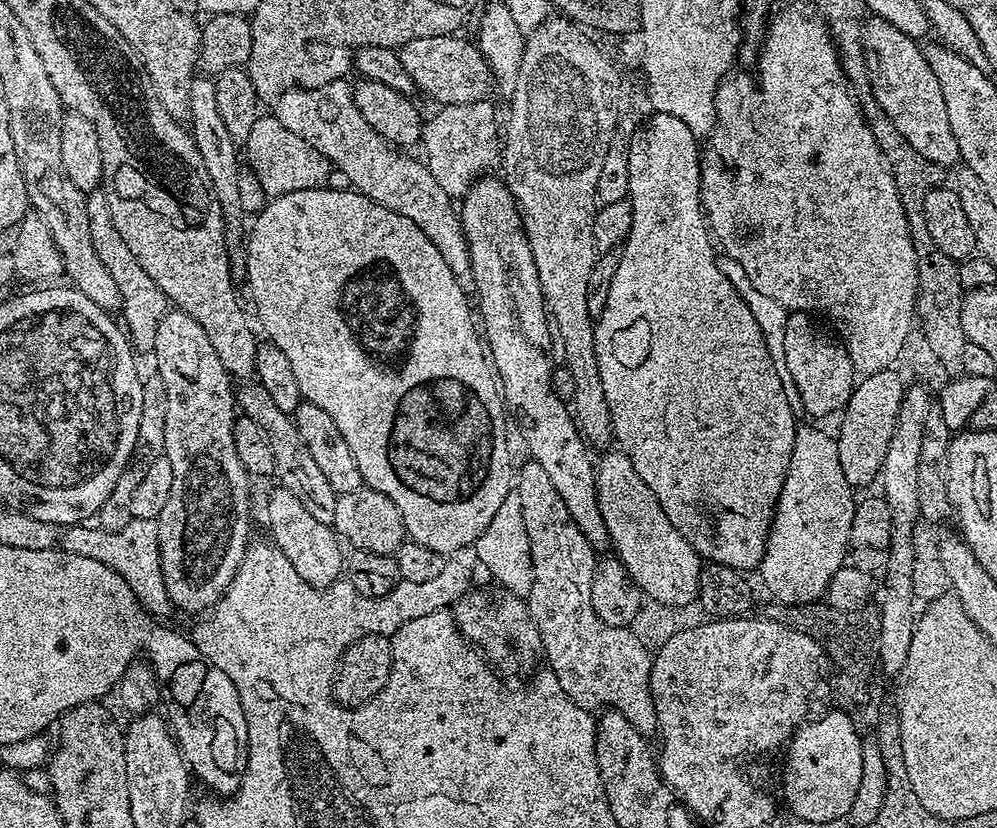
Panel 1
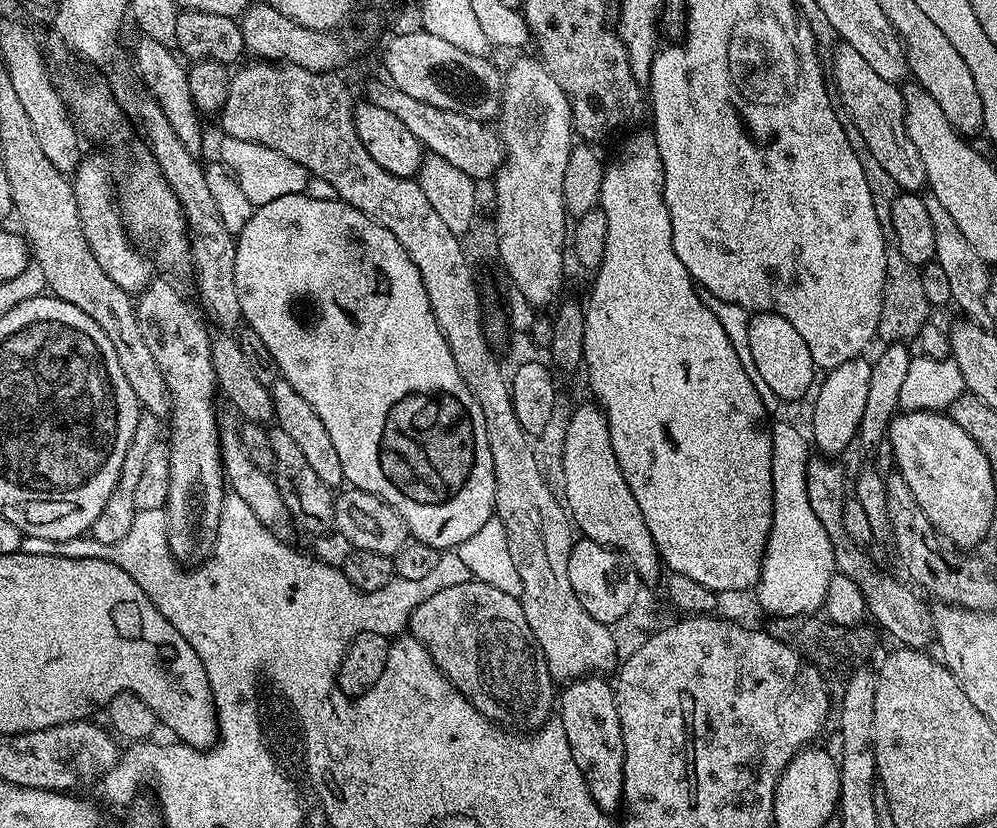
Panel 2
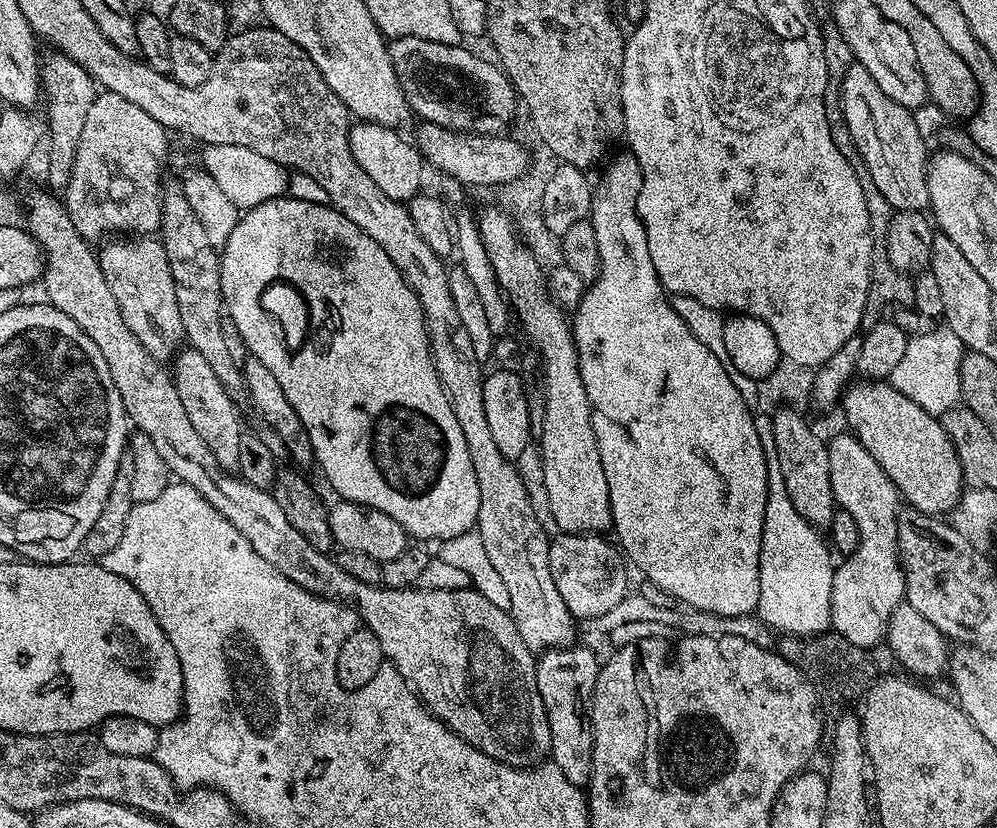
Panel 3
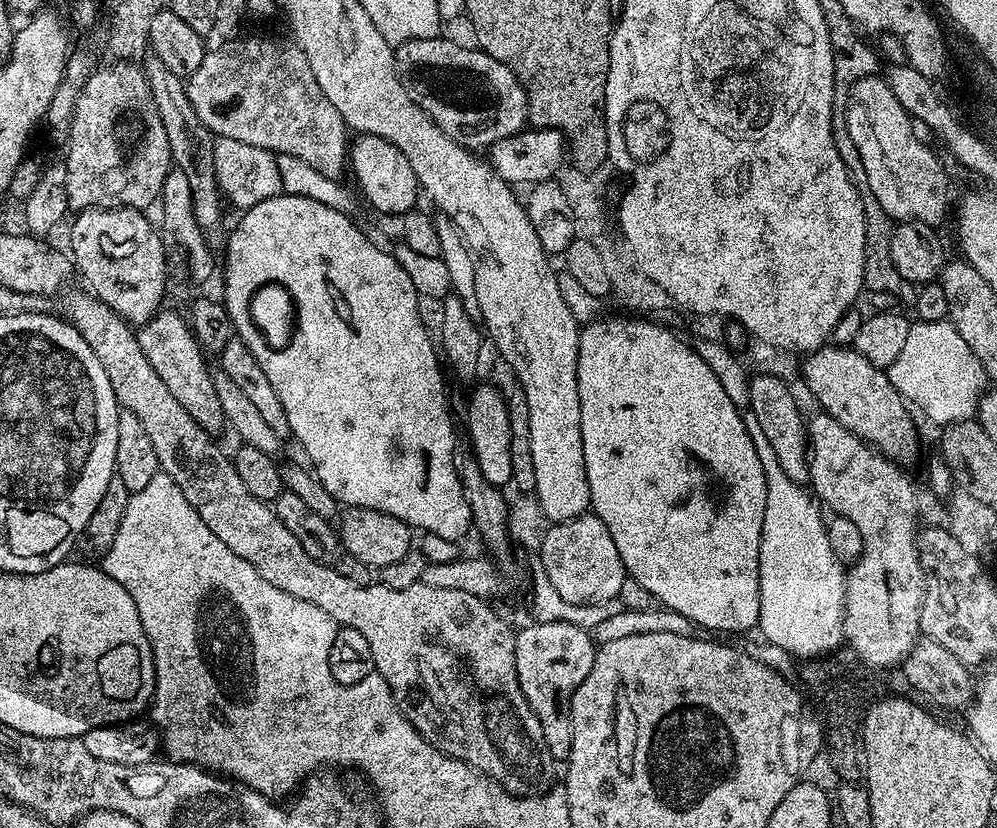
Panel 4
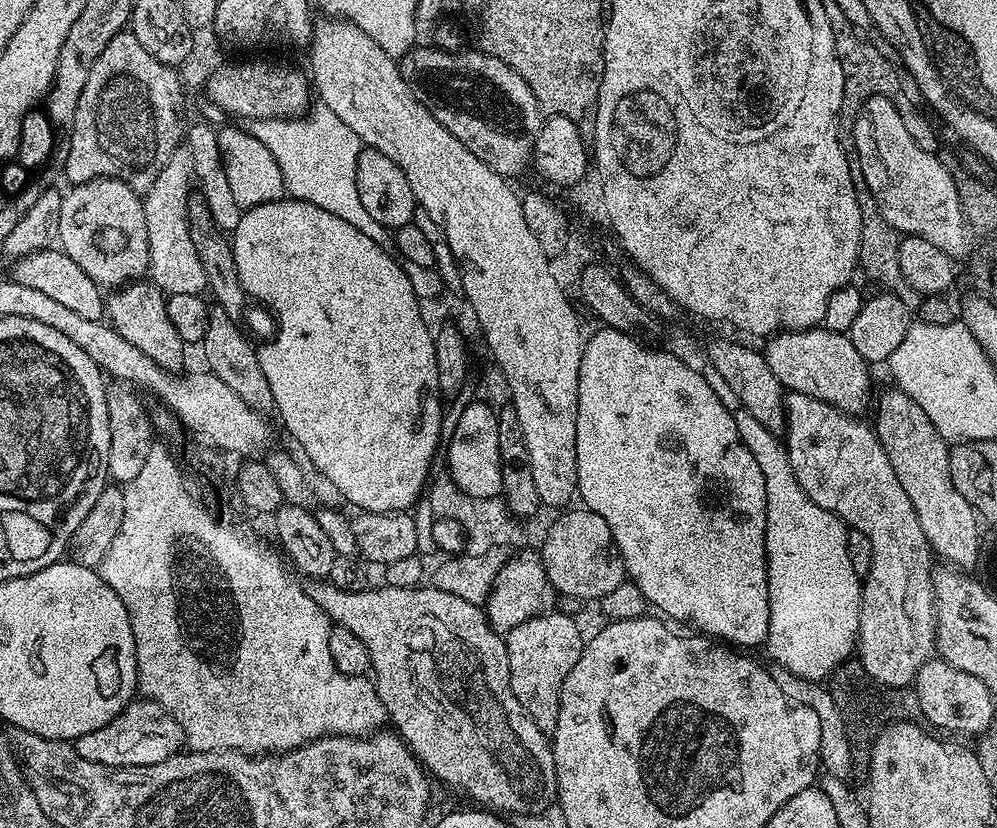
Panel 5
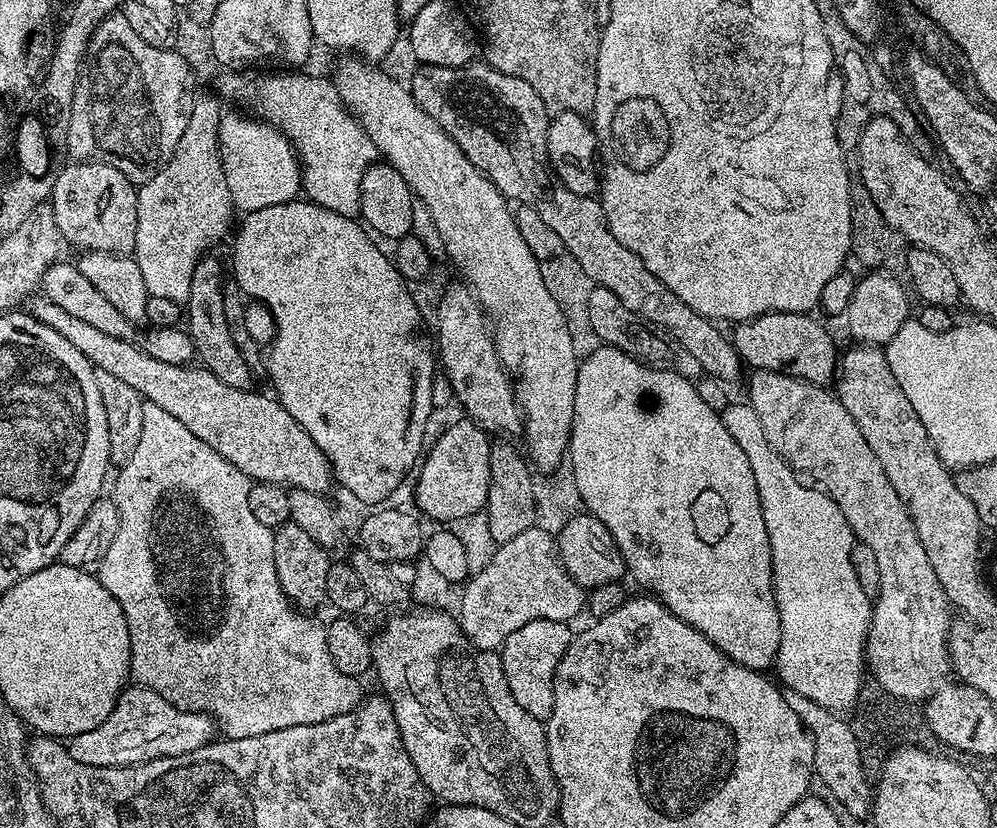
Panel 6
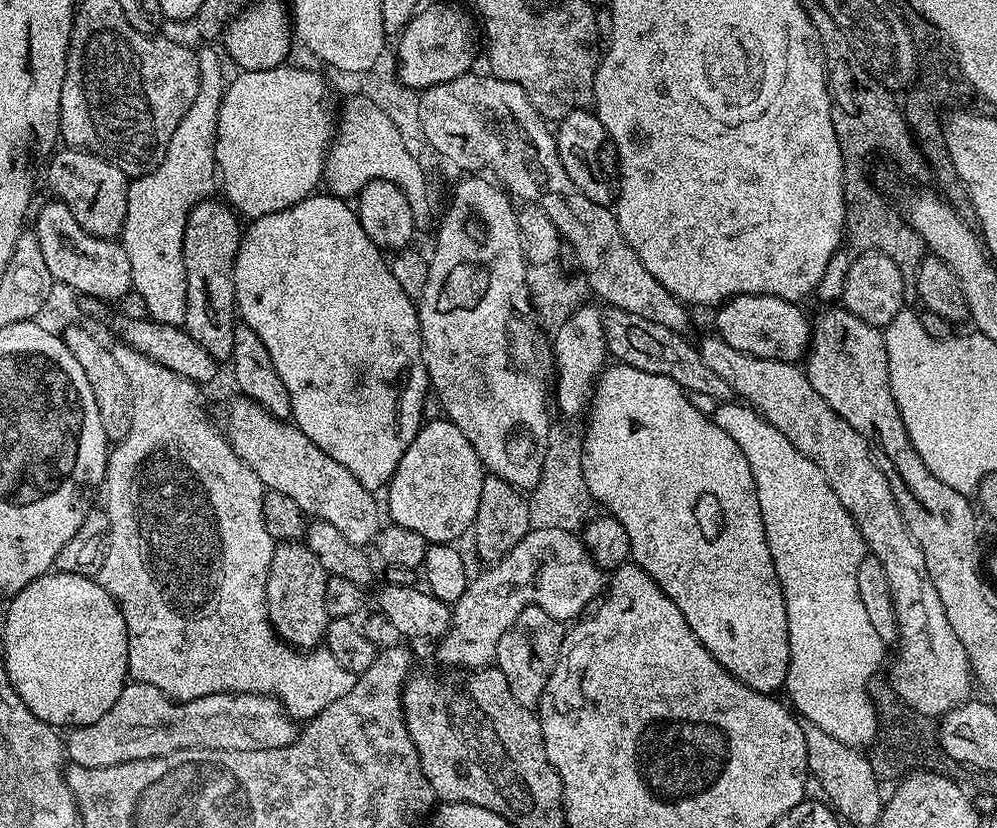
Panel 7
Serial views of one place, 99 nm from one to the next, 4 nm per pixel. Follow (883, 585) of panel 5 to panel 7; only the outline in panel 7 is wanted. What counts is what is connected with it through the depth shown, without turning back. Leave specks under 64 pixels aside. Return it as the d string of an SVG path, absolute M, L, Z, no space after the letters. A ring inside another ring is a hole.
M709 334L704 341L699 341L698 351L702 362L706 362L706 366L710 366L710 370L714 370L718 378L722 378L722 382L729 384L741 401L755 408L762 419L774 426L774 430L786 434L786 438L794 442L799 452L806 453L820 467L834 494L838 494L838 502L842 502L844 509L854 518L867 551L876 556L878 562L882 562L882 570L886 570L886 582L890 582L890 598L894 602L898 629L896 661L892 664L892 688L901 696L897 697L913 712L929 718L943 718L952 708L965 703L970 696L968 691L974 688L968 655L962 642L958 642L958 634L954 634L950 622L946 622L942 598L938 598L938 590L934 590L934 582L930 582L930 570L926 570L926 558L916 545L916 539L910 534L908 524L904 521L904 515L901 514L892 493L889 477L878 463L872 449L868 447L868 441L862 438L862 434L858 434L858 430L854 430L854 426L850 426L850 422L846 422L846 418L842 418L828 405L826 398L822 398L822 394L814 390L814 386L810 386L808 373L799 363L791 364L742 354L742 350L734 350L730 342L715 334Z

